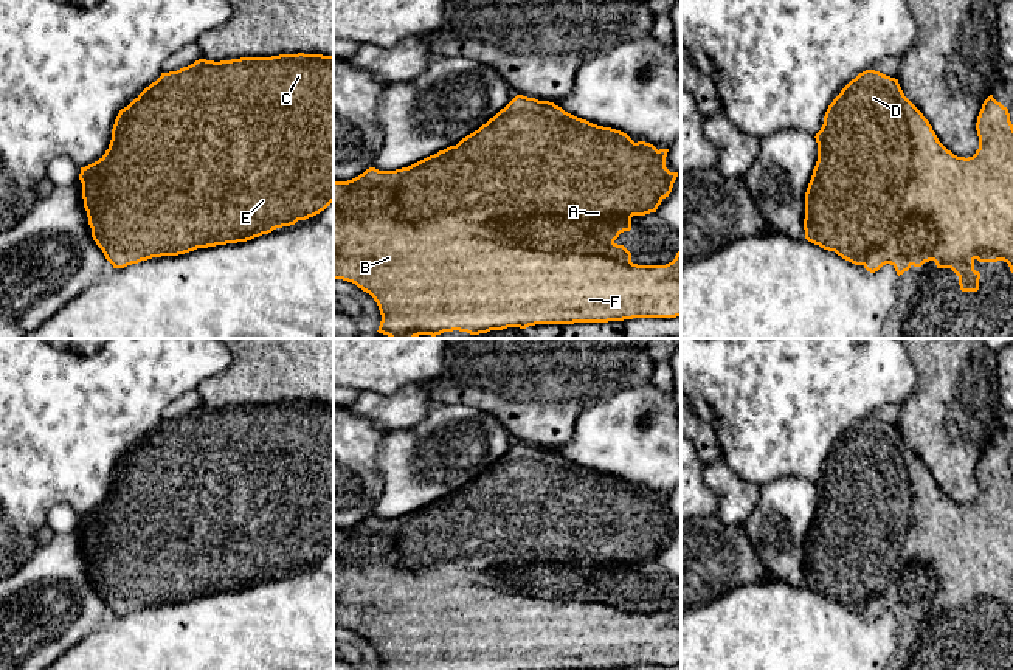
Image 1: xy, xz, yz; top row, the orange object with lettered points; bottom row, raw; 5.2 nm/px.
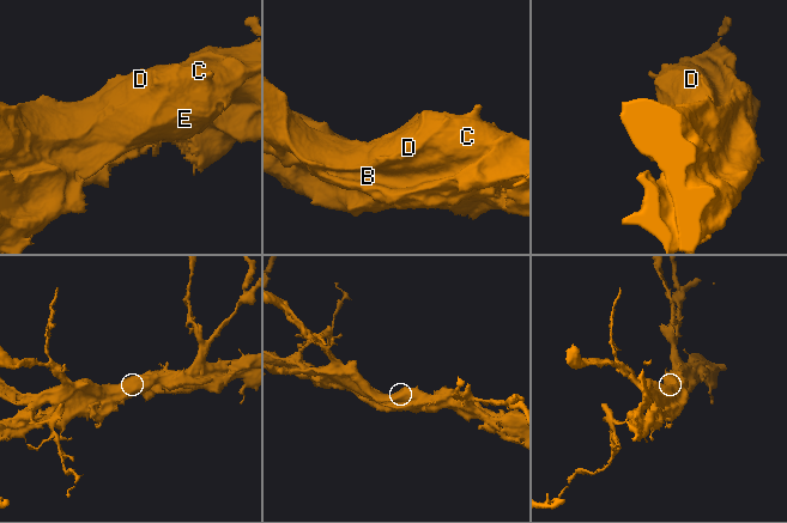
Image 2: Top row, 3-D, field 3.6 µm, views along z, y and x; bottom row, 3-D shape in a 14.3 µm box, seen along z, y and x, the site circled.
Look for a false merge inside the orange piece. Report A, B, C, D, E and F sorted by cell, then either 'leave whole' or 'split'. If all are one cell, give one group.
groups A / B C D E F; split

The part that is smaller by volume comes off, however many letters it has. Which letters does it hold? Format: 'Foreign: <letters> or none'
Foreign: A

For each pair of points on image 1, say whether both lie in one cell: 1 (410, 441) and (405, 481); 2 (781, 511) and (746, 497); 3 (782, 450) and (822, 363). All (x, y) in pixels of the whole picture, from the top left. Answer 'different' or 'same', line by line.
1: same
2: different
3: same

